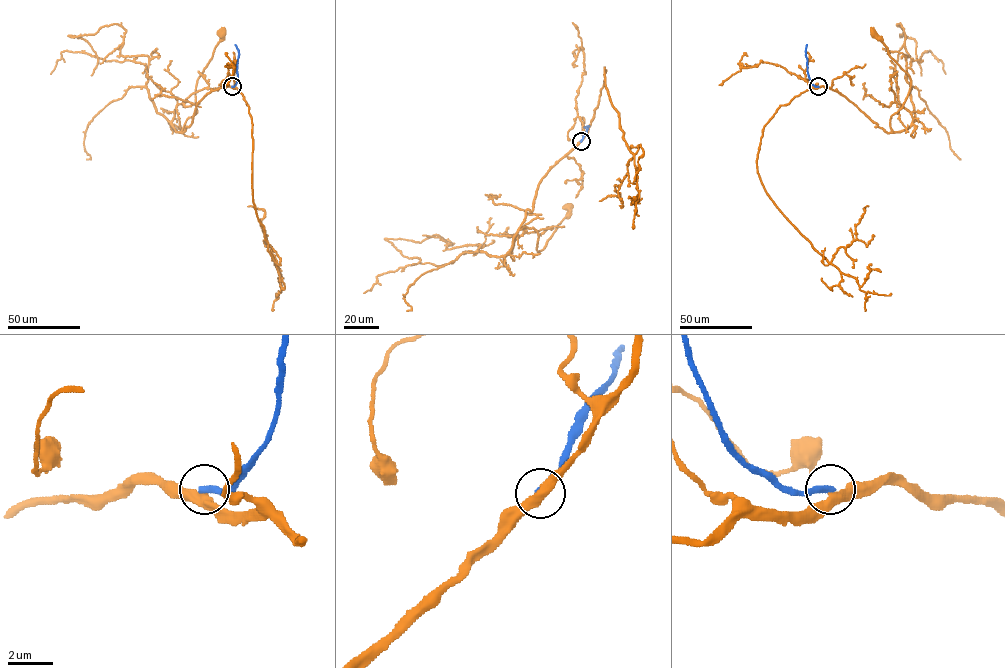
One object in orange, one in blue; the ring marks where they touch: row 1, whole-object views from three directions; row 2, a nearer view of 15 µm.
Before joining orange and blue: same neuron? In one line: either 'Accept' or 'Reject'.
Reject

